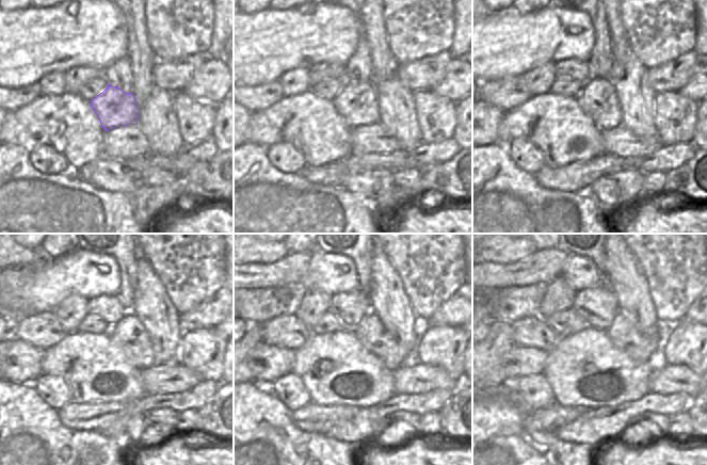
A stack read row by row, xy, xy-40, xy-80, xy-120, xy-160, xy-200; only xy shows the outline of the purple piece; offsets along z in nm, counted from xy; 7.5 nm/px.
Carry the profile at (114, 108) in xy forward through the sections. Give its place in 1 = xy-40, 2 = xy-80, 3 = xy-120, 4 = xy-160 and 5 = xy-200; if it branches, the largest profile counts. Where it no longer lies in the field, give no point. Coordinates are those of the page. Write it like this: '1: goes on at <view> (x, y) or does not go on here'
1: goes on at xy-40 (357, 102)
2: goes on at xy-80 (598, 99)
3: goes on at xy-120 (129, 335)
4: goes on at xy-160 (371, 333)
5: goes on at xy-200 (639, 347)

